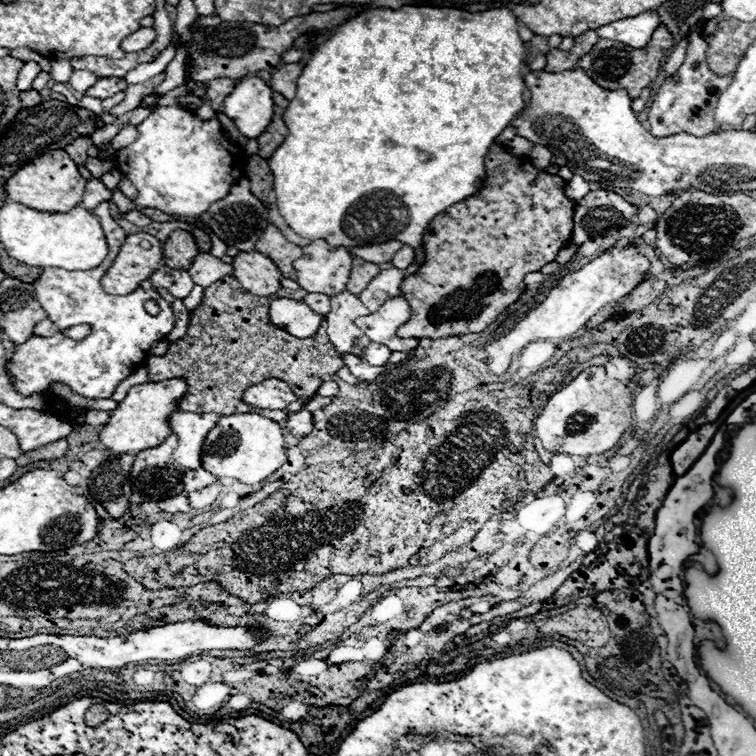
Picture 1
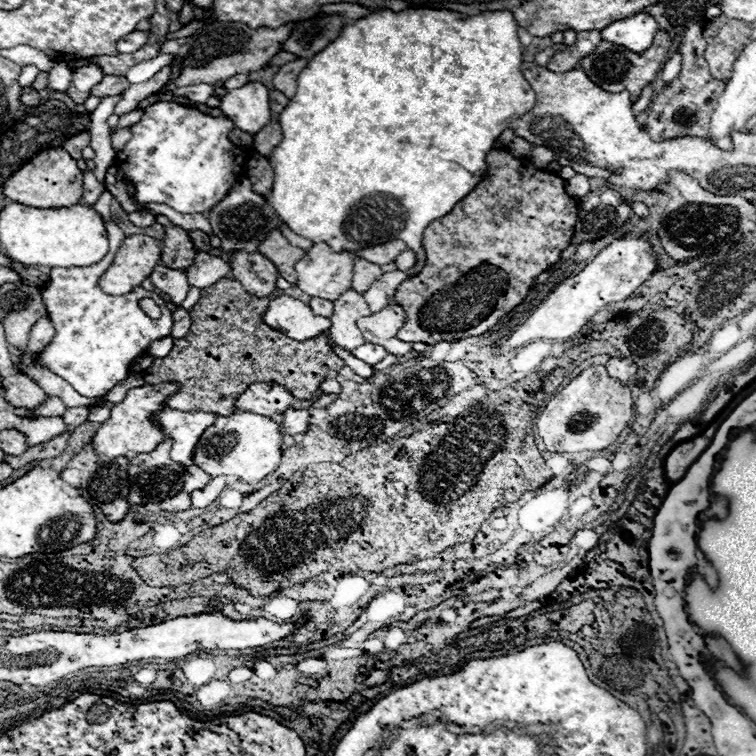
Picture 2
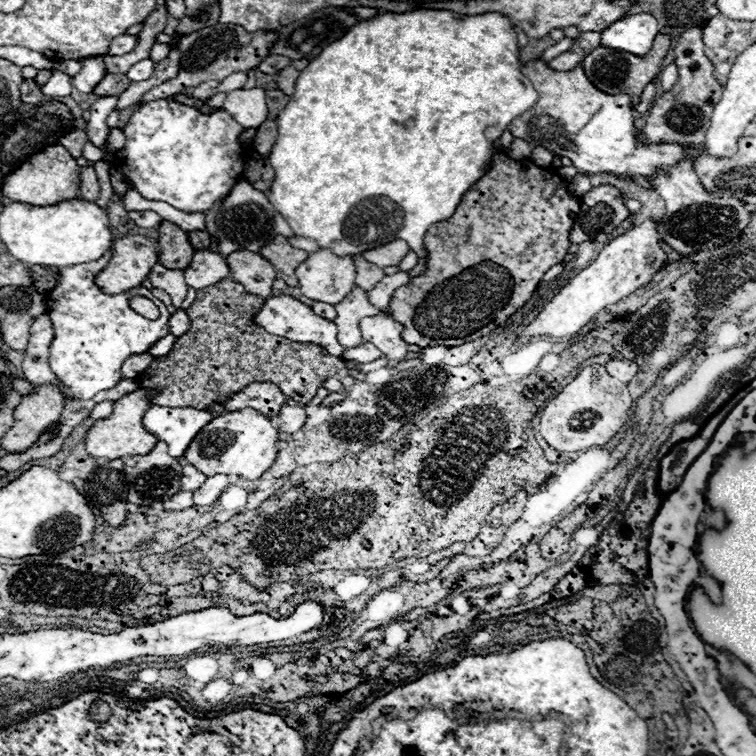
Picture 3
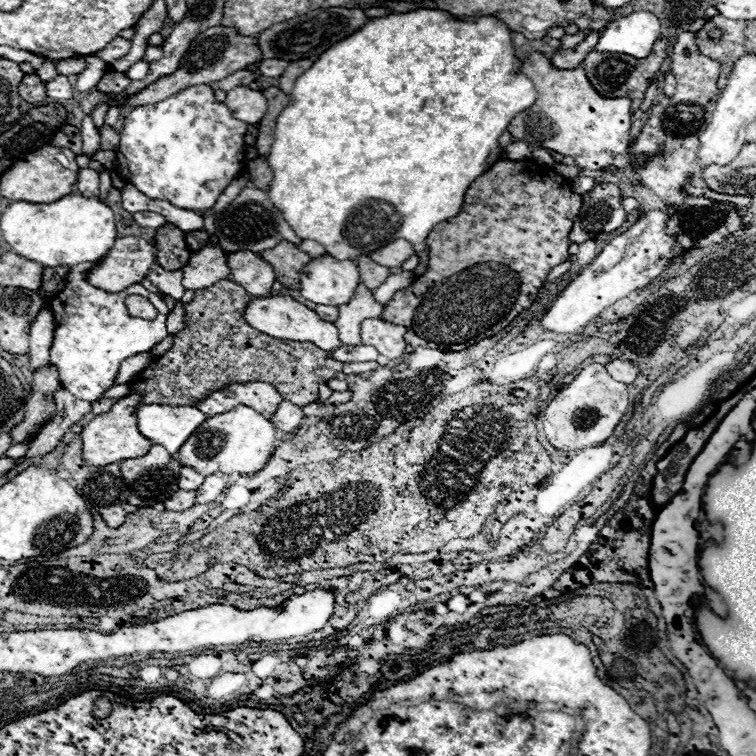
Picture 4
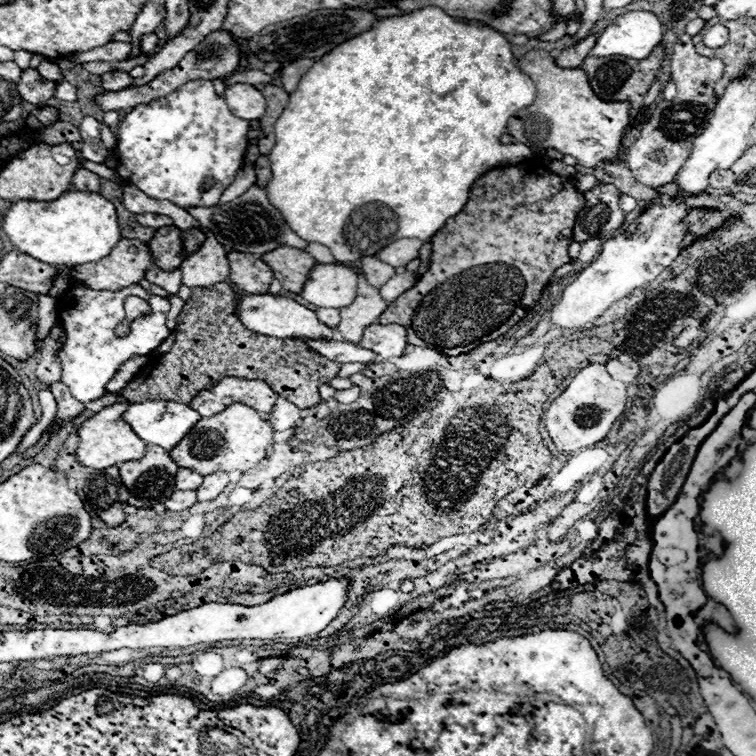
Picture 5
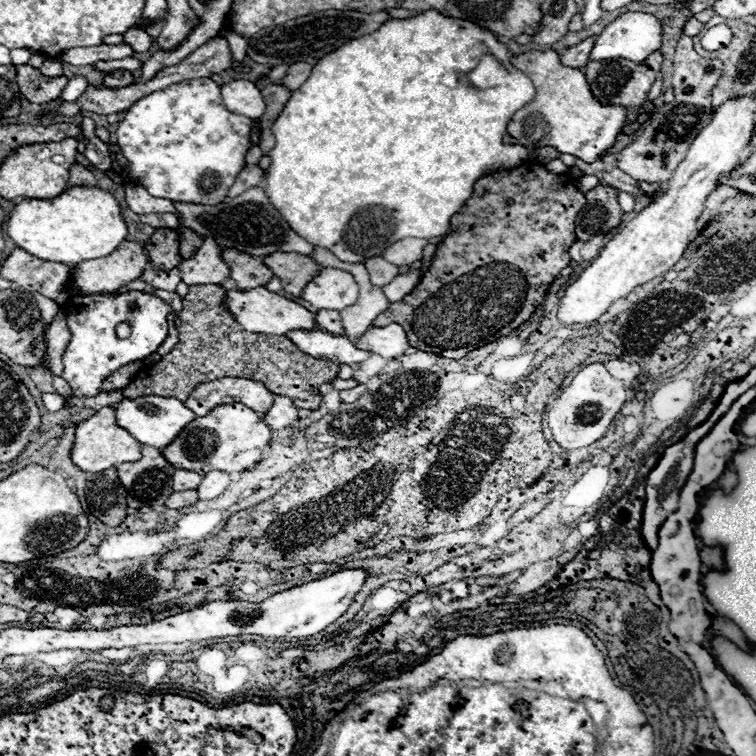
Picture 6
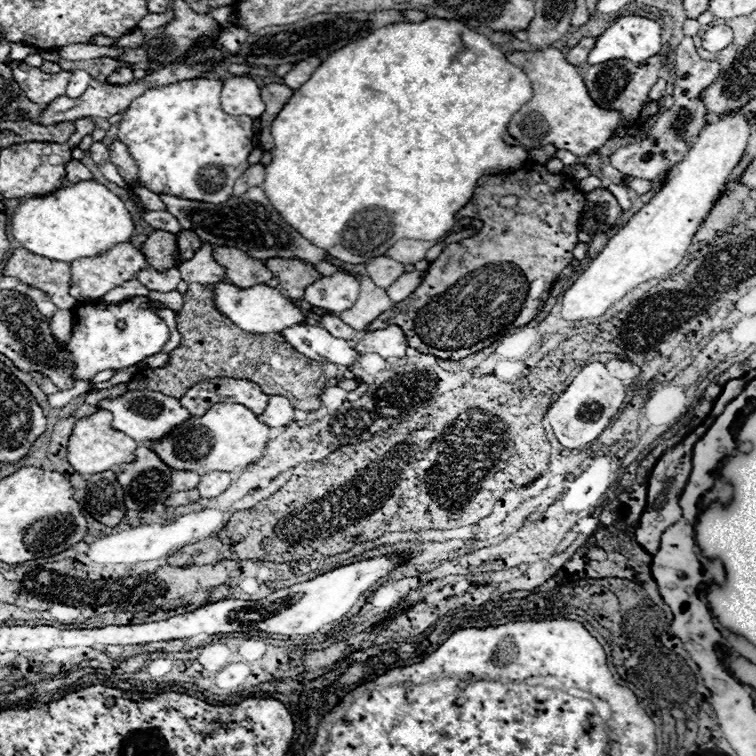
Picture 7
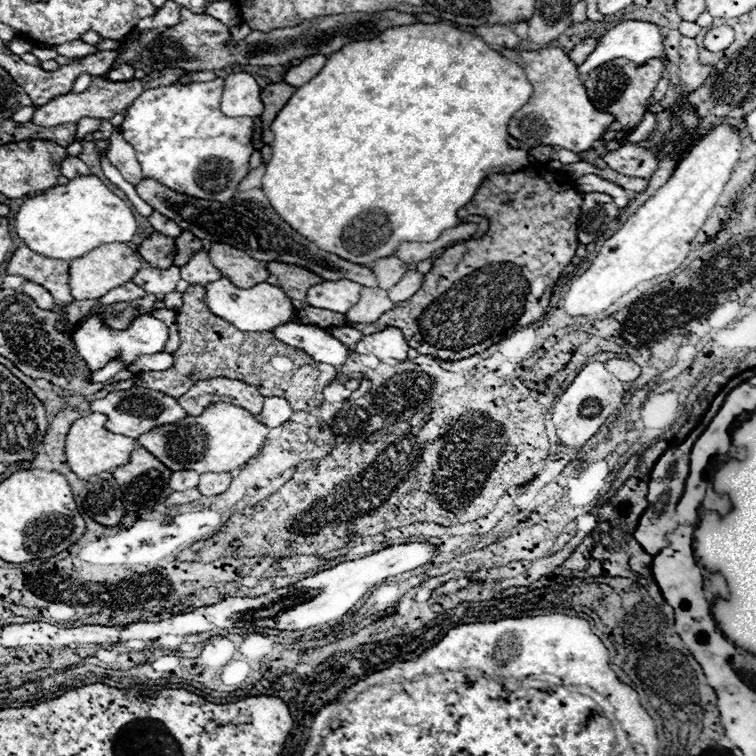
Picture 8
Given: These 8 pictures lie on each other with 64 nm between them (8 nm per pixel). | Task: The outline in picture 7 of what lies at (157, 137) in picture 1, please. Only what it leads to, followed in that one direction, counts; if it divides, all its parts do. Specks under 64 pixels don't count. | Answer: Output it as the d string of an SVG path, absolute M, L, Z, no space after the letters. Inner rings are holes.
M194 78L194 80L184 80L184 82L176 82L170 86L162 86L162 88L152 88L148 92L144 92L140 98L132 100L132 104L124 110L122 114L122 122L118 124L118 138L128 146L128 152L132 154L132 158L138 164L138 176L140 176L140 184L146 186L150 192L158 194L174 194L180 198L188 198L188 200L200 200L200 202L212 202L212 204L220 204L226 202L232 196L232 188L236 184L236 180L246 172L248 164L248 156L252 152L252 118L248 116L228 116L222 106L220 106L220 92L222 92L222 80L204 80L204 78Z

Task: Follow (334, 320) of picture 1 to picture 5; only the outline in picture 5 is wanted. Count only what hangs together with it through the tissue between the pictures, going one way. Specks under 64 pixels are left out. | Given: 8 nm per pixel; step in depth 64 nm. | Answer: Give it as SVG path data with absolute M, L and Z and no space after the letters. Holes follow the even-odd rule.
M354 266L358 274L358 286L356 300L348 308L340 308L340 324L338 332L344 340L358 344L362 338L362 332L368 324L376 322L376 318L386 310L386 302L380 296L380 290L370 286L366 276L362 274L360 266Z

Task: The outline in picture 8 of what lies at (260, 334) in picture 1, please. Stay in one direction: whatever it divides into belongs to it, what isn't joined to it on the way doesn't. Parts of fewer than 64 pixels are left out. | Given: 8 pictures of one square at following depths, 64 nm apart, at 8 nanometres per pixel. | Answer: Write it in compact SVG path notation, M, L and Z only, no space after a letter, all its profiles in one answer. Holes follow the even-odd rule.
M192 284L184 294L182 294L182 306L176 310L178 318L178 330L180 330L180 348L172 354L174 356L174 366L164 370L164 372L142 372L136 376L136 386L150 388L150 390L160 390L172 398L180 398L196 380L208 380L208 378L230 378L230 380L242 380L254 388L262 396L284 396L290 404L292 410L304 410L310 412L312 408L318 408L322 404L322 390L336 378L336 368L330 364L316 364L312 356L306 352L300 352L298 348L288 348L288 344L280 344L270 332L240 332L226 320L214 316L206 306L204 306L204 288L198 284Z

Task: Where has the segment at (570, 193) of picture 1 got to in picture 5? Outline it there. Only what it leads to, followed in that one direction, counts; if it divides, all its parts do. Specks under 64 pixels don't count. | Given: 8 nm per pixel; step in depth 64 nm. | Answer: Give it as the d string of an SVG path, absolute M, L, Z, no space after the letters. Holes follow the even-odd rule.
M576 174L576 176L574 176L574 186L576 186L576 190L580 190L580 192L586 192L586 190L594 188L596 184L598 184L598 180L596 180L594 176L590 176L590 174Z

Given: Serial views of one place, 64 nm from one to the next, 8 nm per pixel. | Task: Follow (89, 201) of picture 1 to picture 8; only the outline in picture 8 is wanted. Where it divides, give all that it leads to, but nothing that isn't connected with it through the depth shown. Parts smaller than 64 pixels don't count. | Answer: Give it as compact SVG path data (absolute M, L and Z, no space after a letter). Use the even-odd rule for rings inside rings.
M66 156L62 162L60 162L60 172L62 172L62 176L66 176L66 178L76 178L76 176L86 176L86 174L90 174L90 170L88 170L88 166L80 160L80 158L76 158L76 156Z

